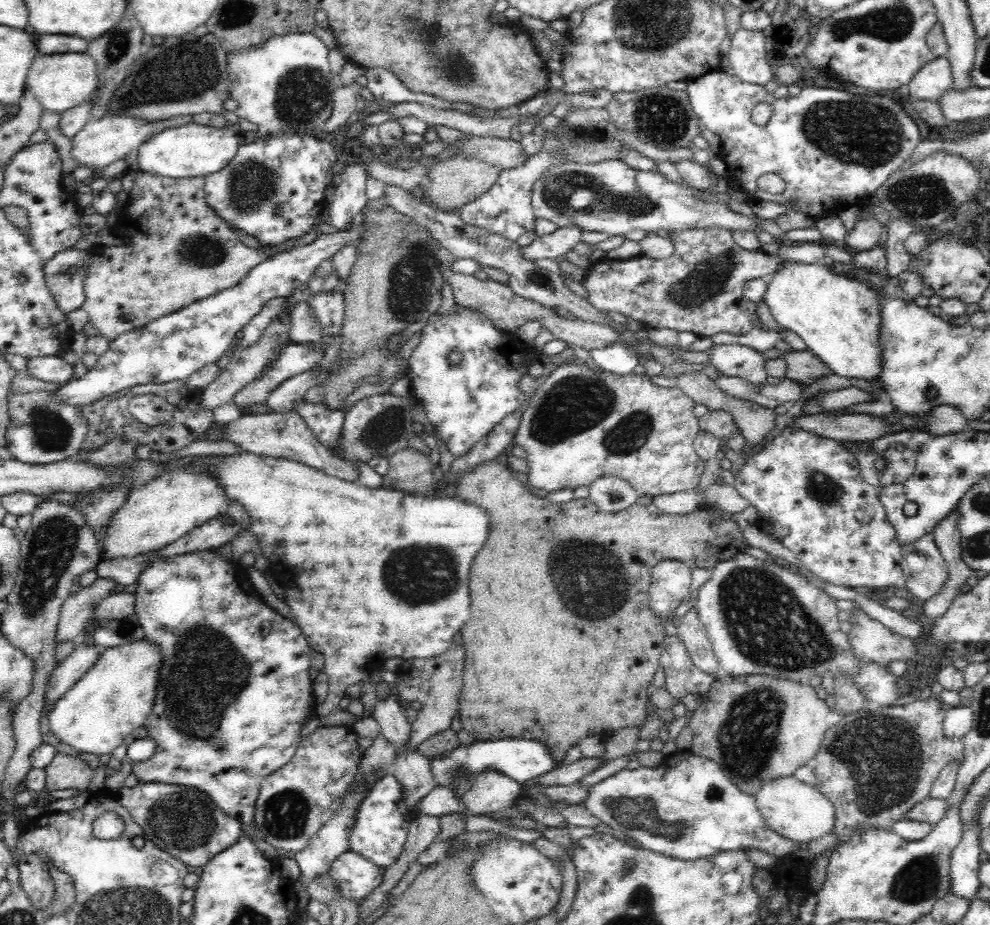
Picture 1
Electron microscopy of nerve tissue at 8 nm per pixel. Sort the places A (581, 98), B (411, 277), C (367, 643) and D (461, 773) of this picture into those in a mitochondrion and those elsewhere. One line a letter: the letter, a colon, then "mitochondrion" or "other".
A: other
B: mitochondrion
C: other
D: other

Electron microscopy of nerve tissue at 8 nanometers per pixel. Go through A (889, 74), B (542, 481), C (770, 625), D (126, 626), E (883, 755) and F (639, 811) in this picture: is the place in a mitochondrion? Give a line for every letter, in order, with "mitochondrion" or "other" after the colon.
A: other
B: other
C: mitochondrion
D: mitochondrion
E: mitochondrion
F: mitochondrion

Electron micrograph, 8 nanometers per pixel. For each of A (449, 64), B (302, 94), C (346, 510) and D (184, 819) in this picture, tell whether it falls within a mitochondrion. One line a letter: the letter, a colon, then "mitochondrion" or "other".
A: mitochondrion
B: mitochondrion
C: other
D: mitochondrion

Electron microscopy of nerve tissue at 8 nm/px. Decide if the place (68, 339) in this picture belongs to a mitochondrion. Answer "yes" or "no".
no

